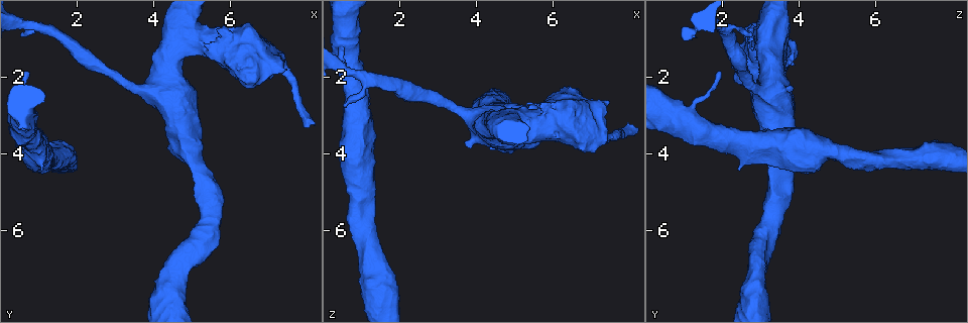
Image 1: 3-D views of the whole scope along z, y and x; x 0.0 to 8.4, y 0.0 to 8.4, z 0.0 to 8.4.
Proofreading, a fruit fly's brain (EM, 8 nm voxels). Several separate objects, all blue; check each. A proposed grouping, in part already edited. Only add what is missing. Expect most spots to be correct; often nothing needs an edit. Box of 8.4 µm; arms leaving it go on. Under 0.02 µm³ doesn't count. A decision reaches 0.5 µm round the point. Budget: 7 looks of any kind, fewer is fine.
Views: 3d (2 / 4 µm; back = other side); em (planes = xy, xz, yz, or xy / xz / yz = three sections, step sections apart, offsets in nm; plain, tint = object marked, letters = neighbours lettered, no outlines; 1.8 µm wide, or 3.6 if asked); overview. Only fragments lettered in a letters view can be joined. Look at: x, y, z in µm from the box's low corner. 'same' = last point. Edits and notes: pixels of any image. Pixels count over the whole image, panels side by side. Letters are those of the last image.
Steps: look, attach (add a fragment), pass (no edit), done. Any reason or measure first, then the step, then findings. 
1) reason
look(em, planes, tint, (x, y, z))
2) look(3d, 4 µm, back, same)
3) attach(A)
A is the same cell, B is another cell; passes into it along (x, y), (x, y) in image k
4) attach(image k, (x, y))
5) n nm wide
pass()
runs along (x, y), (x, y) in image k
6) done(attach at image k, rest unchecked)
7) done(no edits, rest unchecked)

look(3d, 2 µm, (0.70, 1.85, 1.95))

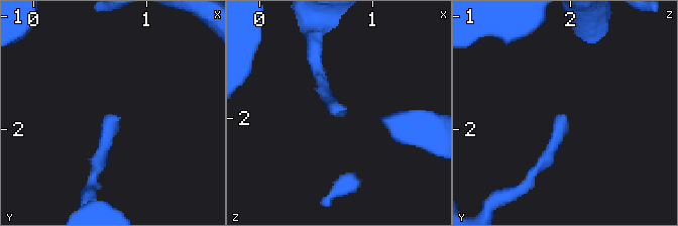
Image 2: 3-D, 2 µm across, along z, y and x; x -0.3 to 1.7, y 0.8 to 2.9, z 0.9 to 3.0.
look(em, planes, tint, (0.68, 1.84, 1.94))

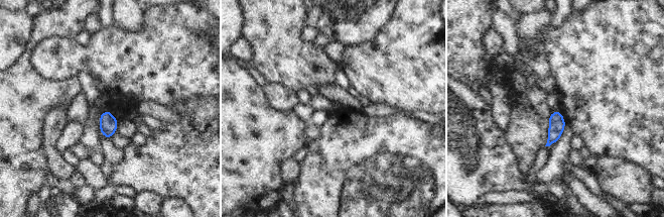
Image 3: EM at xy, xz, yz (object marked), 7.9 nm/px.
see the neighbours
look(em, planes, letters, same)

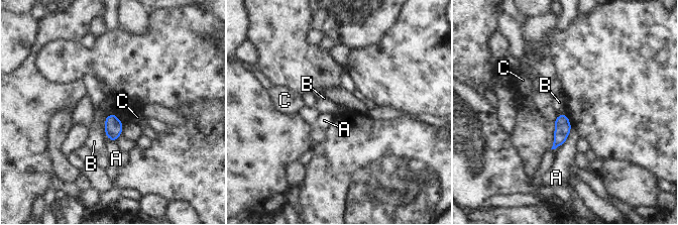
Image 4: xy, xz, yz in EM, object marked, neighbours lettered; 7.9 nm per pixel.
pass()
A, B and C are other cells; border along (115, 113), (109, 113), (105, 116) in image 4; none of them fits

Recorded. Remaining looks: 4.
stops while still wide
look(em, planes, letters, (1.10, 4.45, 2.45))

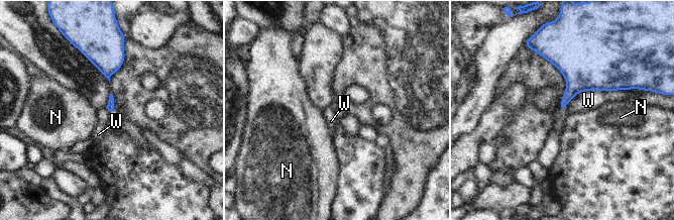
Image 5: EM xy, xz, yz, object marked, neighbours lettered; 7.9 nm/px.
pass()
N and W are other cells; border along (627, 89), (585, 90), (583, 92) in image 5; no lettered fragment goes on from it

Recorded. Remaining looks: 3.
look(3d, 4 µm, (7.45, 1.75, 2.65))

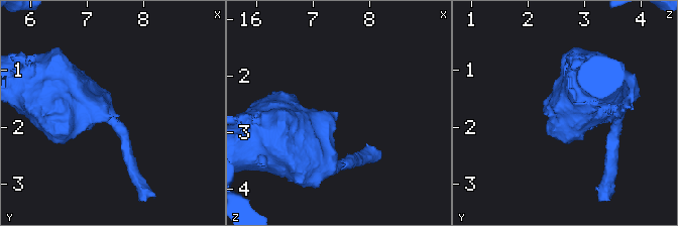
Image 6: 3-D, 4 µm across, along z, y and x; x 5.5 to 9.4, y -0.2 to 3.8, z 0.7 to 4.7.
need the tissue
look(em, 3.6 µm, planes, letters, (7.45, 1.80, 2.65))

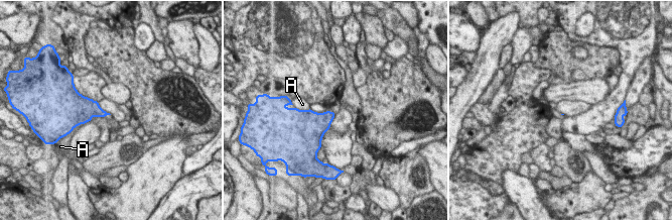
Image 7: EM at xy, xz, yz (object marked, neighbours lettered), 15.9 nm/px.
pass()
A is another cell; border along (309, 108), (301, 110) in image 7; none of them fits

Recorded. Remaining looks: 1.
done(no edits, rest unchecked)

